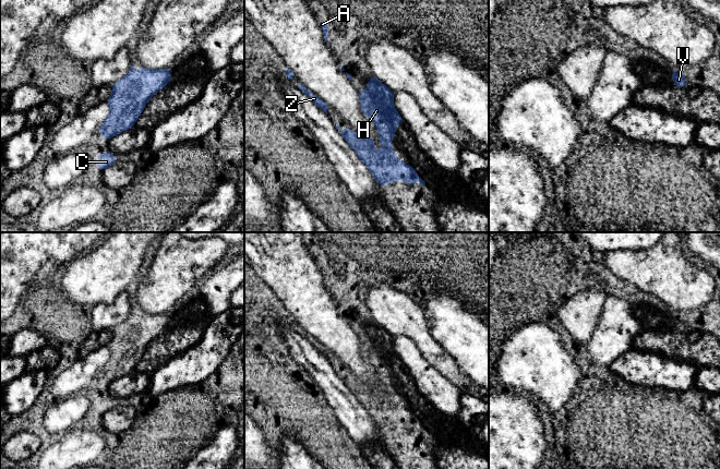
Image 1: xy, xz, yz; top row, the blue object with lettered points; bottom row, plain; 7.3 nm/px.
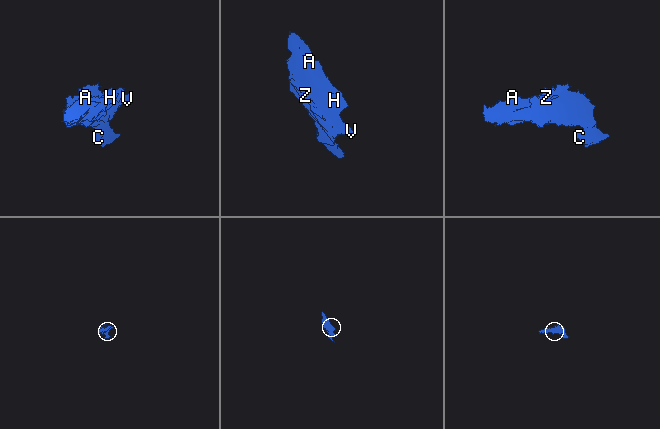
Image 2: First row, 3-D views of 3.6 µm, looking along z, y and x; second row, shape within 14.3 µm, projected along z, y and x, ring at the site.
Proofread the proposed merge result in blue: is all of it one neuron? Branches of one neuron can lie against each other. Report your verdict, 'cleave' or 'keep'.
keep

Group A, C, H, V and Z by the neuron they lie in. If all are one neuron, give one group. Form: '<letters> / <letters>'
A C H V Z

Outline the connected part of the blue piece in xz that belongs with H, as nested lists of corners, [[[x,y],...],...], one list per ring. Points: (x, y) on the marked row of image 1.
[[[371,74],[367,87],[367,92],[358,89],[361,109],[374,122],[380,134],[380,143],[386,151],[374,149],[372,147],[373,137],[360,135],[348,128],[340,131],[339,124],[335,125],[335,128],[357,153],[362,163],[368,166],[379,184],[388,185],[392,180],[398,181],[403,178],[408,185],[417,183],[418,180],[422,185],[425,185],[425,182],[411,166],[404,164],[394,155],[391,141],[396,133],[395,125],[405,125],[400,115],[393,106],[394,92],[388,89],[373,74]]]

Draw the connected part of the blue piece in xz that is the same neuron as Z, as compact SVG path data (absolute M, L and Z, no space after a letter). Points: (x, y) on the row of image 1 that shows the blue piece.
M298 83L299 89L301 89L305 95L308 95L311 100L320 108L322 109L325 113L327 113L327 104L323 101L319 96L313 95L307 87Z

